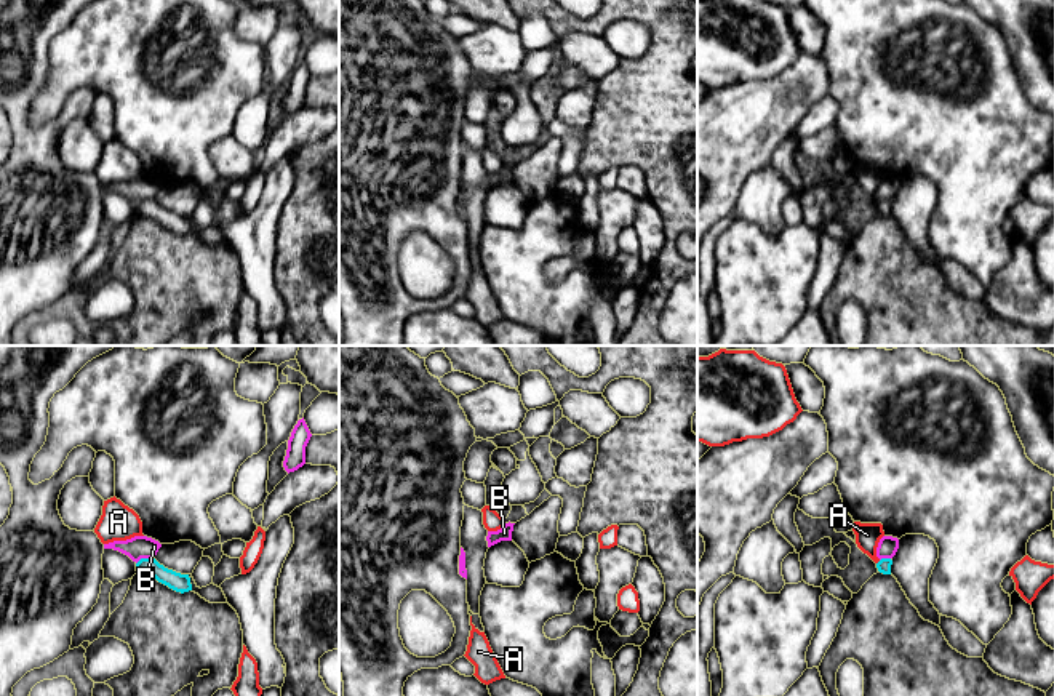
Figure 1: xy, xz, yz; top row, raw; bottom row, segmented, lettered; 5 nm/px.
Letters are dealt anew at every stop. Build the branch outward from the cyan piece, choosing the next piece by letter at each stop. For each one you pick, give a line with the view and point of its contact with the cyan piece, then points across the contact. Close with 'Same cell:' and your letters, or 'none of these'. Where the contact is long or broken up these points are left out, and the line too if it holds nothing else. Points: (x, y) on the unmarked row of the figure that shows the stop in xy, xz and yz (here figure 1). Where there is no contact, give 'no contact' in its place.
A: yz (878, 204) | across yz (883, 207), (878, 204), (867, 186), (867, 176)
Same cell: A

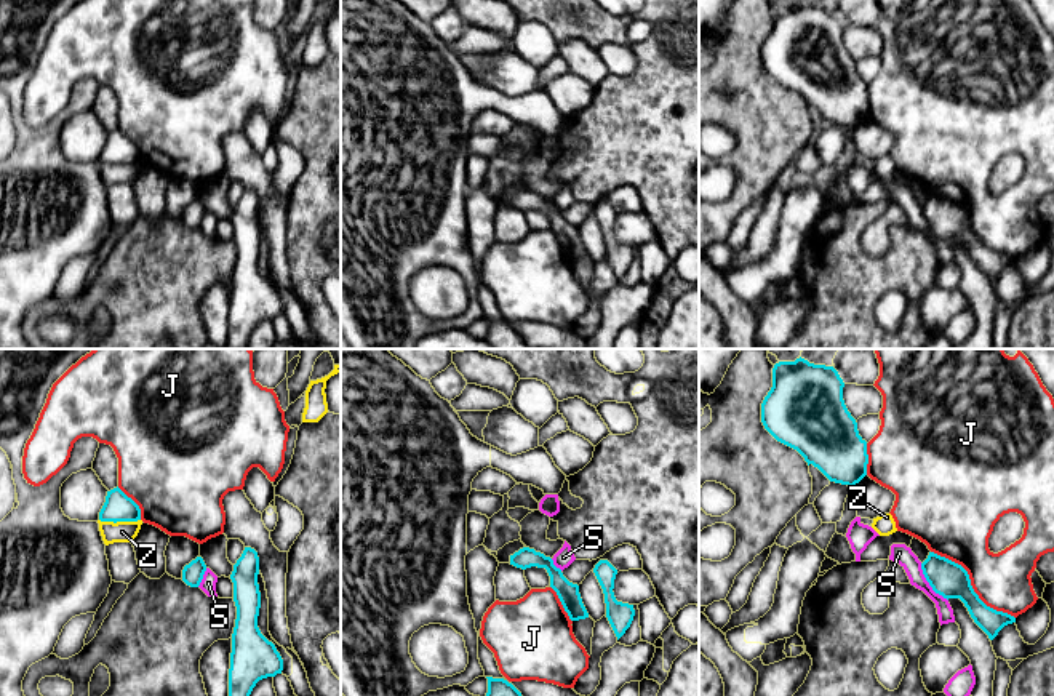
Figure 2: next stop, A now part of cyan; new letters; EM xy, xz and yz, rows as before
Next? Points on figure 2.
Same cell: none of these

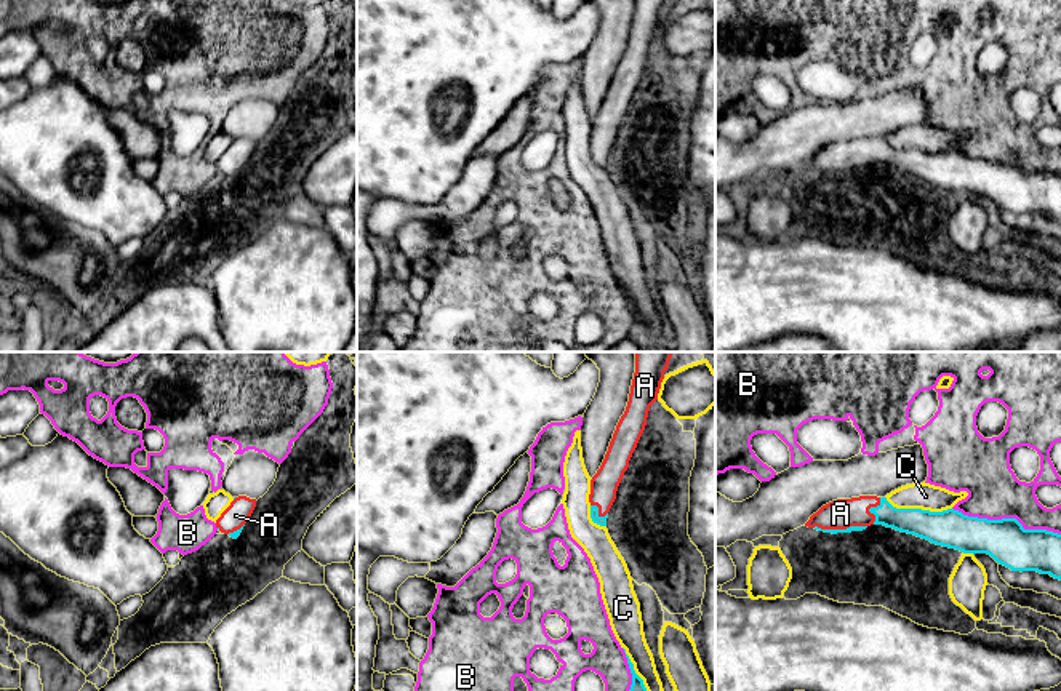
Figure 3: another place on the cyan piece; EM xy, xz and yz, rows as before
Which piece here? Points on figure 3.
A: yz (839, 171) | across yz (852, 170), (839, 171), (840, 155)
Same cell: A

